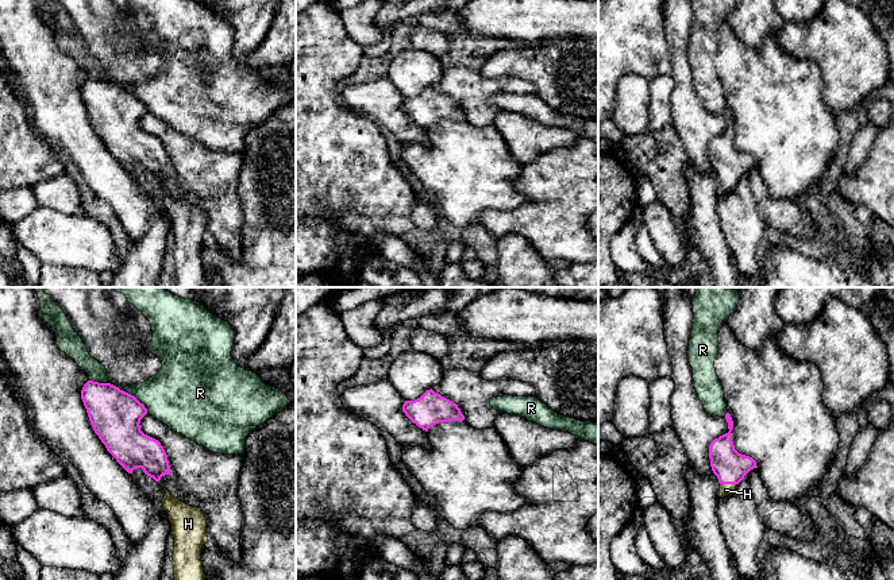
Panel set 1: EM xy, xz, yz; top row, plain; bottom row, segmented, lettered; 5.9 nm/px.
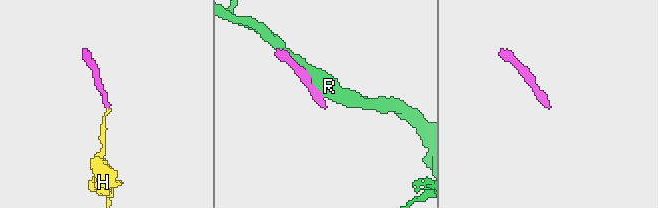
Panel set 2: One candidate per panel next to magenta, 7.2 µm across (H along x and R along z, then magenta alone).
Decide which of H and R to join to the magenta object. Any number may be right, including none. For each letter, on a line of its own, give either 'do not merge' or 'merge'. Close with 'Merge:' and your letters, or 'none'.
H: merge
R: do not merge
Merge: H

